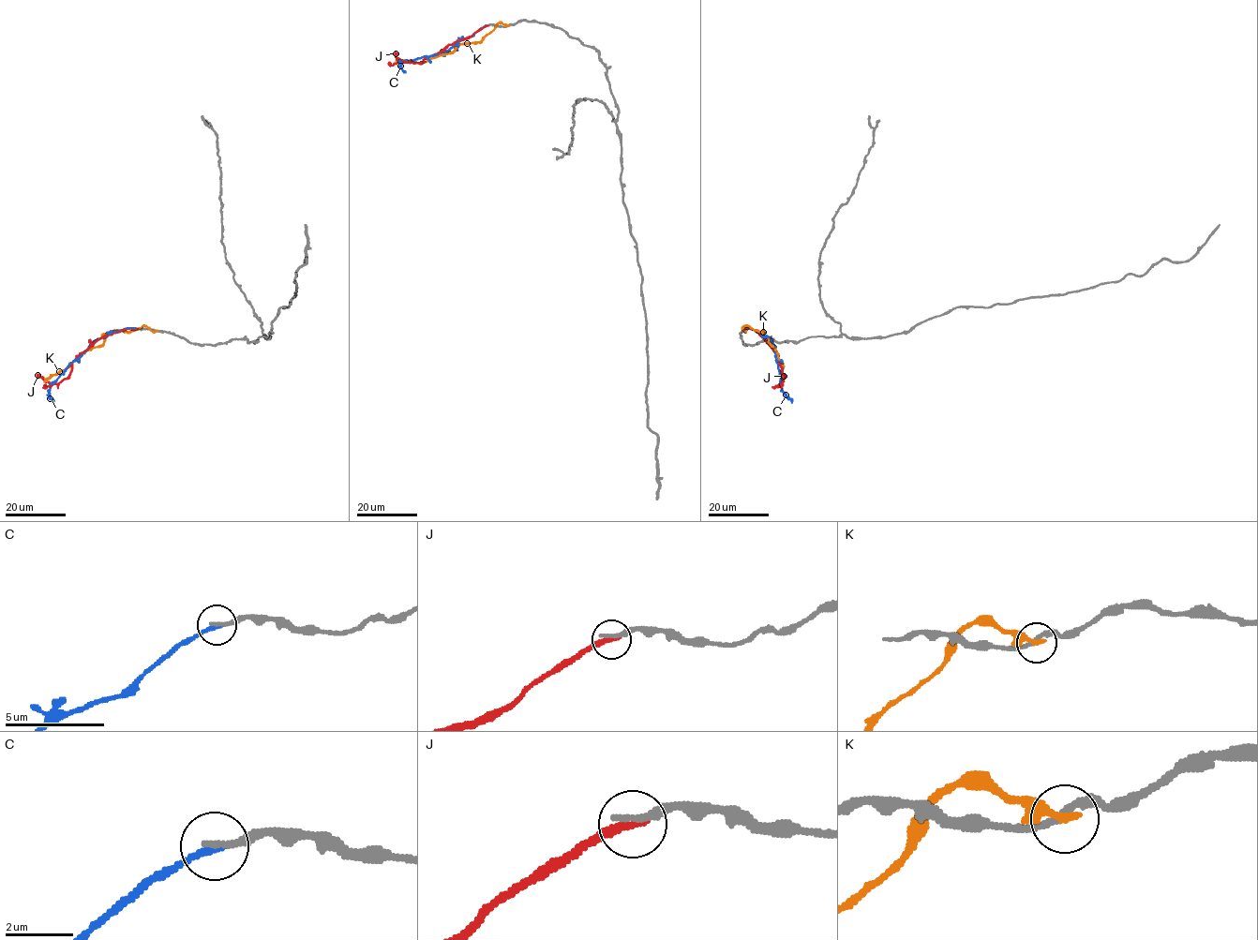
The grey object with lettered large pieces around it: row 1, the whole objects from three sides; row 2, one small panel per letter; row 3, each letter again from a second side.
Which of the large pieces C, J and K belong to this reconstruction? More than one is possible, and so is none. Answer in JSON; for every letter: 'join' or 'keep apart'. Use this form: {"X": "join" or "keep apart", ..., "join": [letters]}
{"C": "join", "J": "keep apart", "K": "keep apart", "join": ["C"]}

